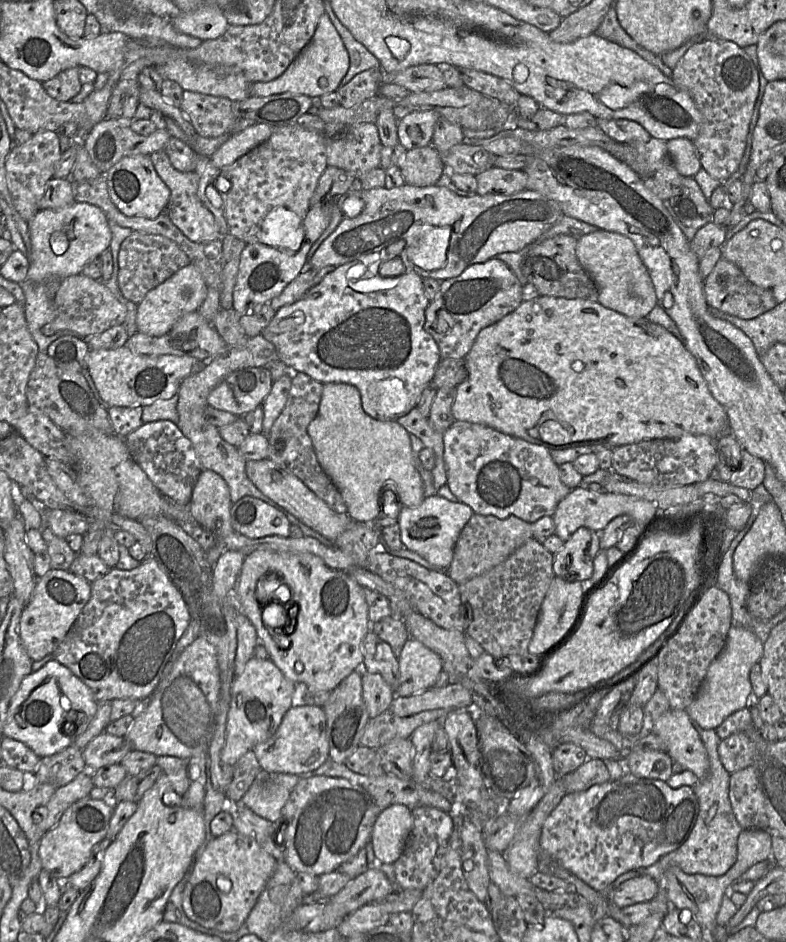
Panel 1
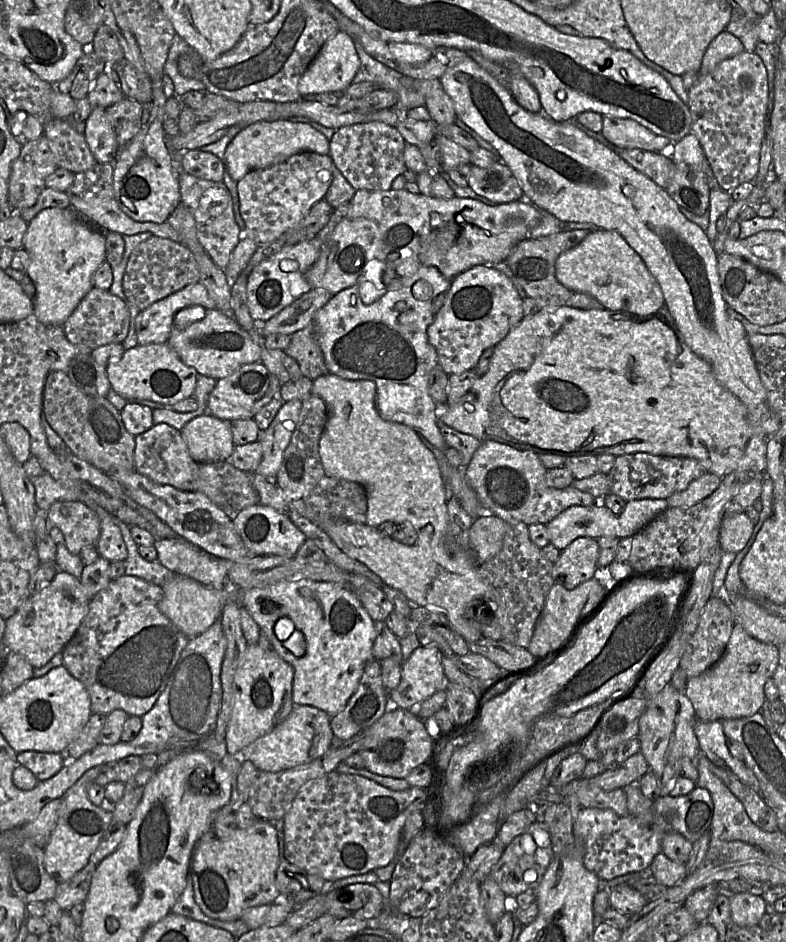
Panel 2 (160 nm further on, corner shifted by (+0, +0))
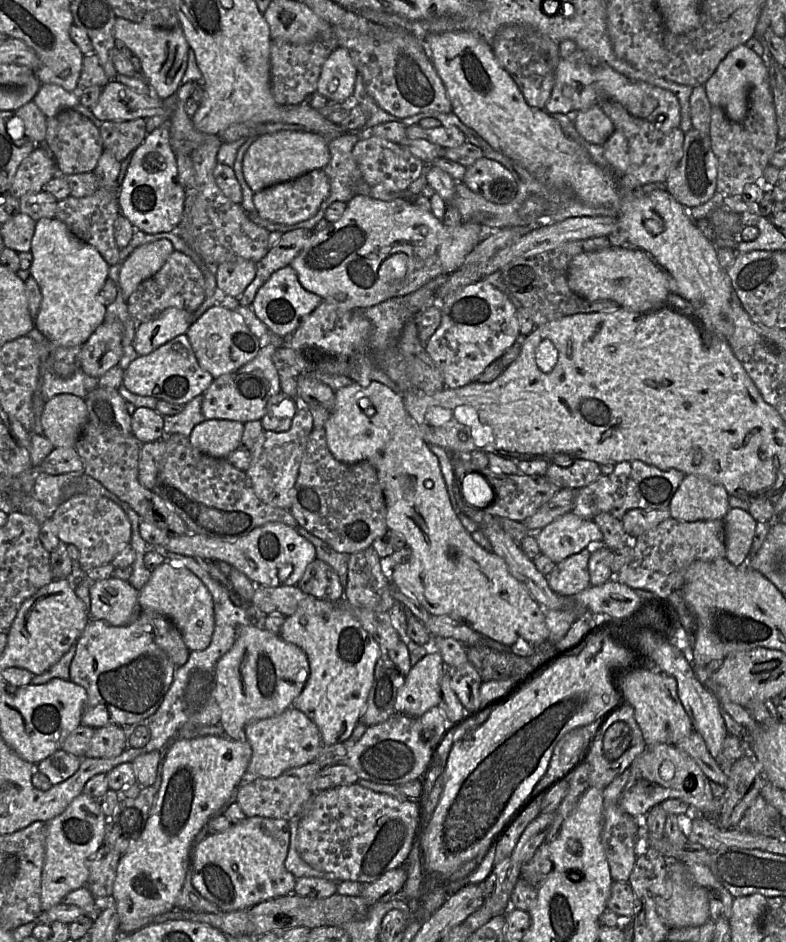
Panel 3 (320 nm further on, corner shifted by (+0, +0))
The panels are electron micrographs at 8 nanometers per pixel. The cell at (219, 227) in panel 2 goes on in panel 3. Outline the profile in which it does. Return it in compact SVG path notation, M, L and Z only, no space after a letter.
M244 258L231 259L210 267L216 275L219 289L234 298L241 297L256 276L256 264Z

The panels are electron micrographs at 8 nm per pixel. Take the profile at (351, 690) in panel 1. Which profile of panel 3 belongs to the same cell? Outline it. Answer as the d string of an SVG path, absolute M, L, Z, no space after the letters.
M383 654L375 664L373 684L359 722L371 727L393 716L394 703L405 679L388 656Z

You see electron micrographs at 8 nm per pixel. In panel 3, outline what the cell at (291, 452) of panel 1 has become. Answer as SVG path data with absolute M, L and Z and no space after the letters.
M314 428L309 435L289 511L299 526L340 553L354 554L363 551L372 546L377 538L388 532L385 497L375 467L367 461L351 464L338 461L328 448L325 428Z

